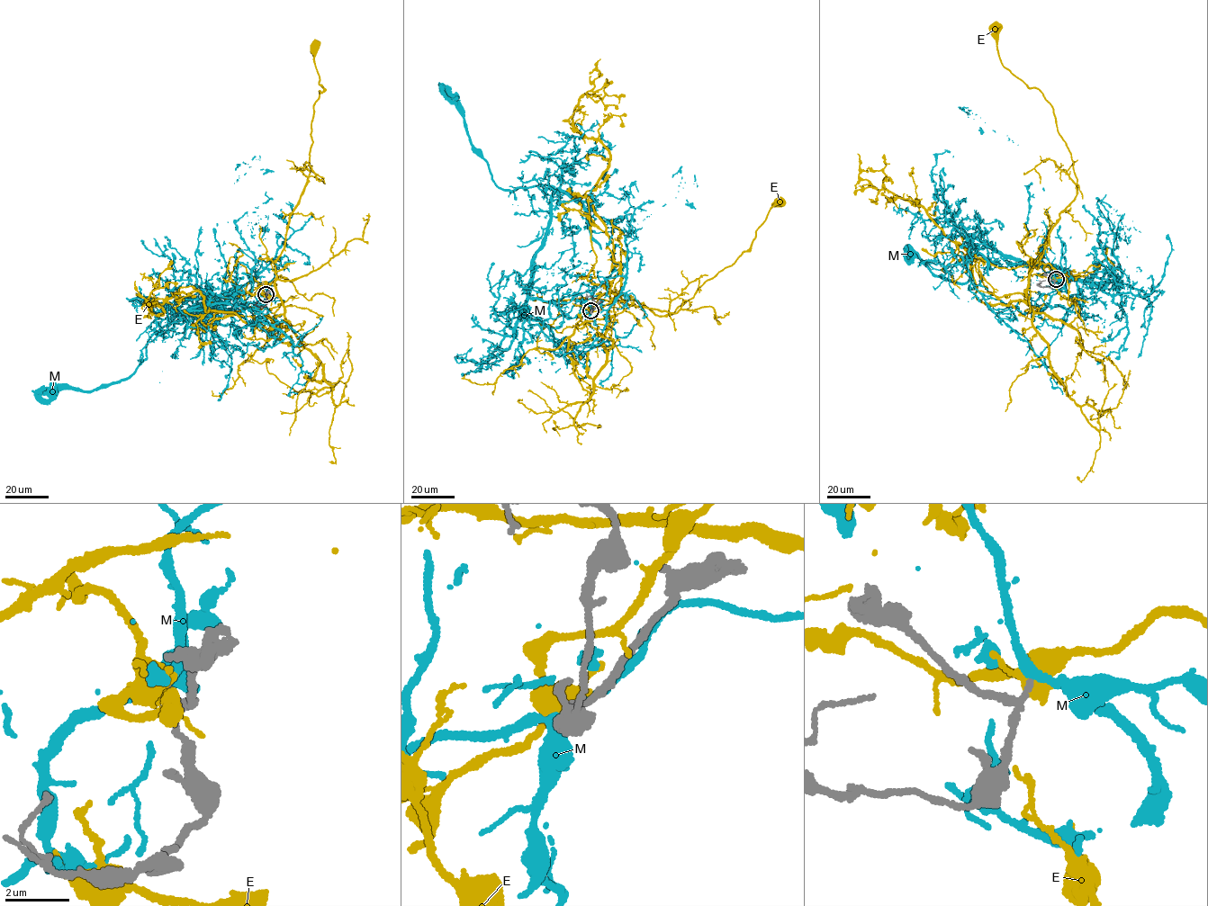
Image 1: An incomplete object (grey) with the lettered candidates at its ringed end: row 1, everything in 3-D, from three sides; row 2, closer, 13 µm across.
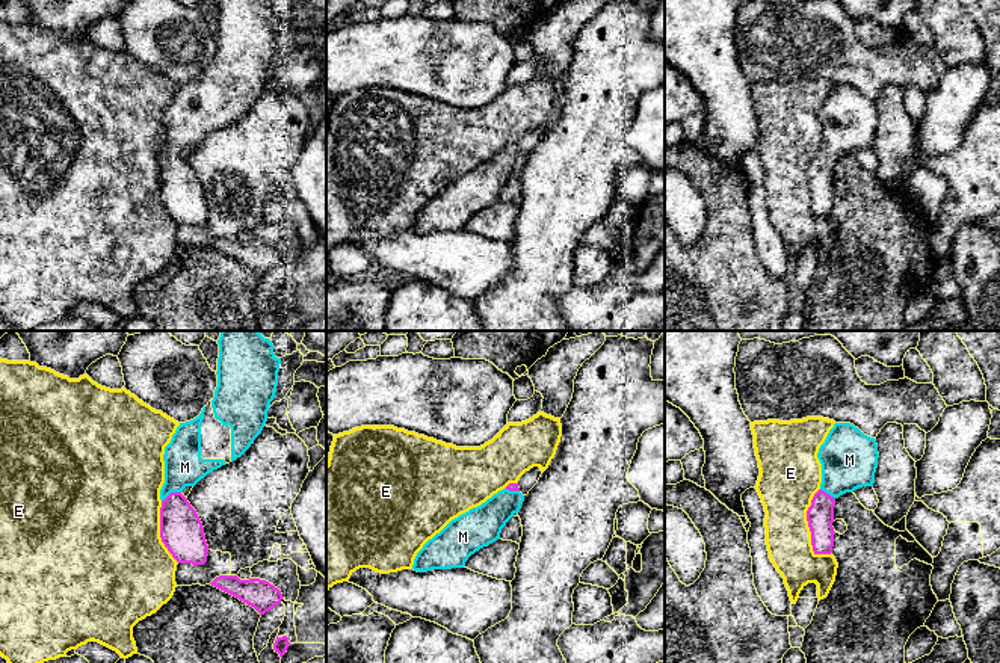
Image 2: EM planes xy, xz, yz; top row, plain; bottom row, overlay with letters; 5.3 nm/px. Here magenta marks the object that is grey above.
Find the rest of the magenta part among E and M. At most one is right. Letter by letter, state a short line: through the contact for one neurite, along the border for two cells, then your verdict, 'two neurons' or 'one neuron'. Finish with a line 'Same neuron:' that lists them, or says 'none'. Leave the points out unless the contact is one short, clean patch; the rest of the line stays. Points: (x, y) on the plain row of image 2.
E: two neurons
M: line xy (182, 194), (171, 154), (179, 135), (185, 129); one neuron
Same neuron: M

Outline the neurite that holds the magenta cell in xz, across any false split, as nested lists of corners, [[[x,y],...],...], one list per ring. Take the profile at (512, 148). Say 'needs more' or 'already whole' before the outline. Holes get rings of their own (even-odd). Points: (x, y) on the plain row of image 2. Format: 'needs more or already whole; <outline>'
needs more; [[[509,145],[429,201],[417,214],[412,231],[426,234],[464,230],[471,216],[500,201],[502,190],[520,174],[523,163],[518,145]]]

